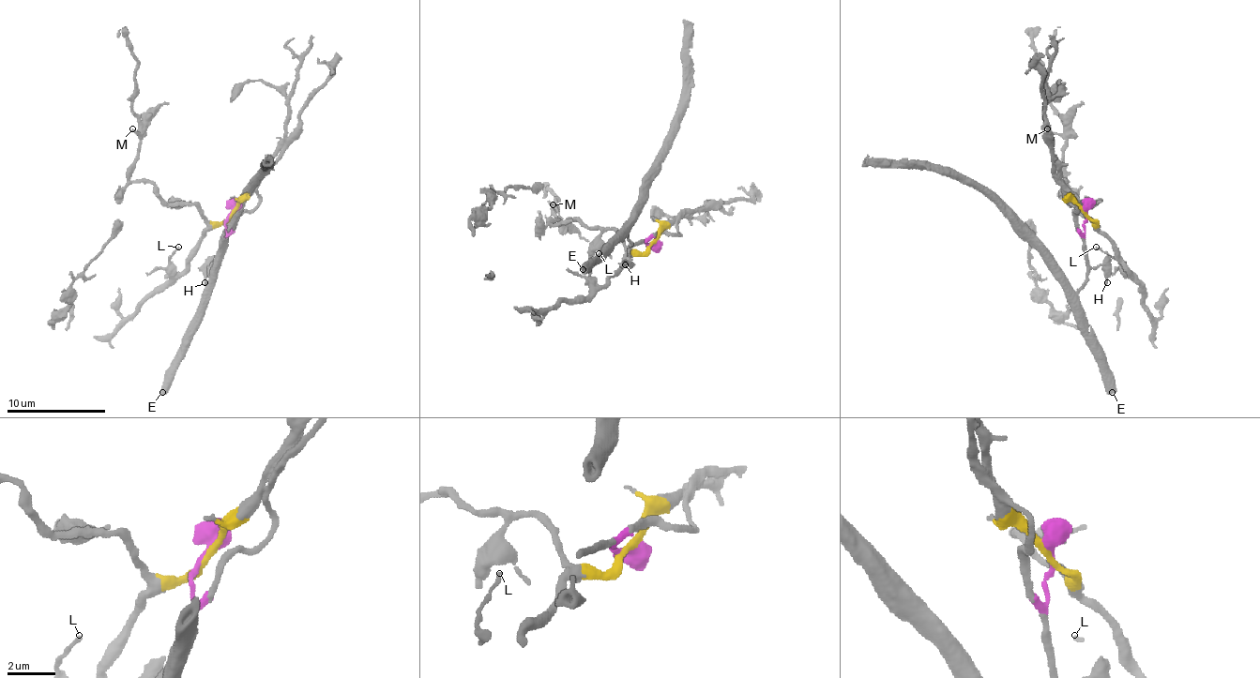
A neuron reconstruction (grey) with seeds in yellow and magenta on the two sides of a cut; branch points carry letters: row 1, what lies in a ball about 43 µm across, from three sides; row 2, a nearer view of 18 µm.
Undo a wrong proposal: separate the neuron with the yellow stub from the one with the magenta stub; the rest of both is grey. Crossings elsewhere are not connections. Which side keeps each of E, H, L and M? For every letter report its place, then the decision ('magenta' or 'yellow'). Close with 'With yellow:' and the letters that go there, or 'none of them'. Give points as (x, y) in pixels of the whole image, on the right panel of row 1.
E: (1112, 392) | magenta
H: (1107, 282) | magenta
L: (1096, 247) | yellow
M: (1047, 128) | yellow
With yellow: L, M

